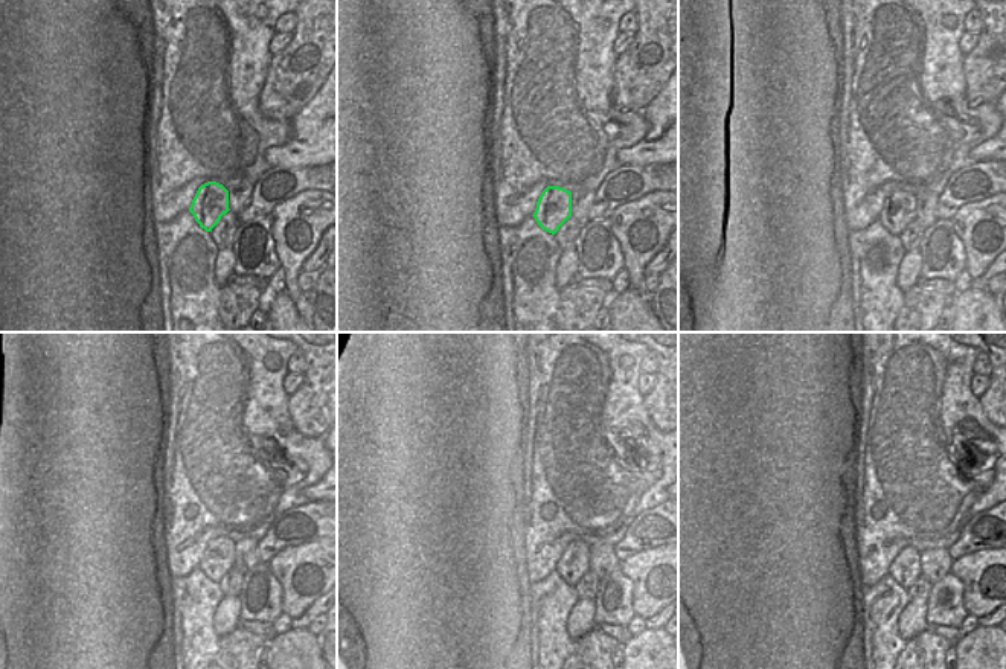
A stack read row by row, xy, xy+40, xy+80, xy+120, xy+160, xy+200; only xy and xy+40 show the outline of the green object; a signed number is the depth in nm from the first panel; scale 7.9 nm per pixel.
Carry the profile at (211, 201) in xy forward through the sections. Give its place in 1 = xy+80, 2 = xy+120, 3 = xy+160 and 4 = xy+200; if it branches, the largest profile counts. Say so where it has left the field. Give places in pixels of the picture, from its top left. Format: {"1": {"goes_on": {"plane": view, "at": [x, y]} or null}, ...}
{"1": {"goes_on": {"plane": "xy+80", "at": [898, 212]}}, "2": {"goes_on": {"plane": "xy+120", "at": [218, 560]}}, "3": {"goes_on": {"plane": "xy+160", "at": [563, 560]}}, "4": {"goes_on": {"plane": "xy+200", "at": [906, 569]}}}

